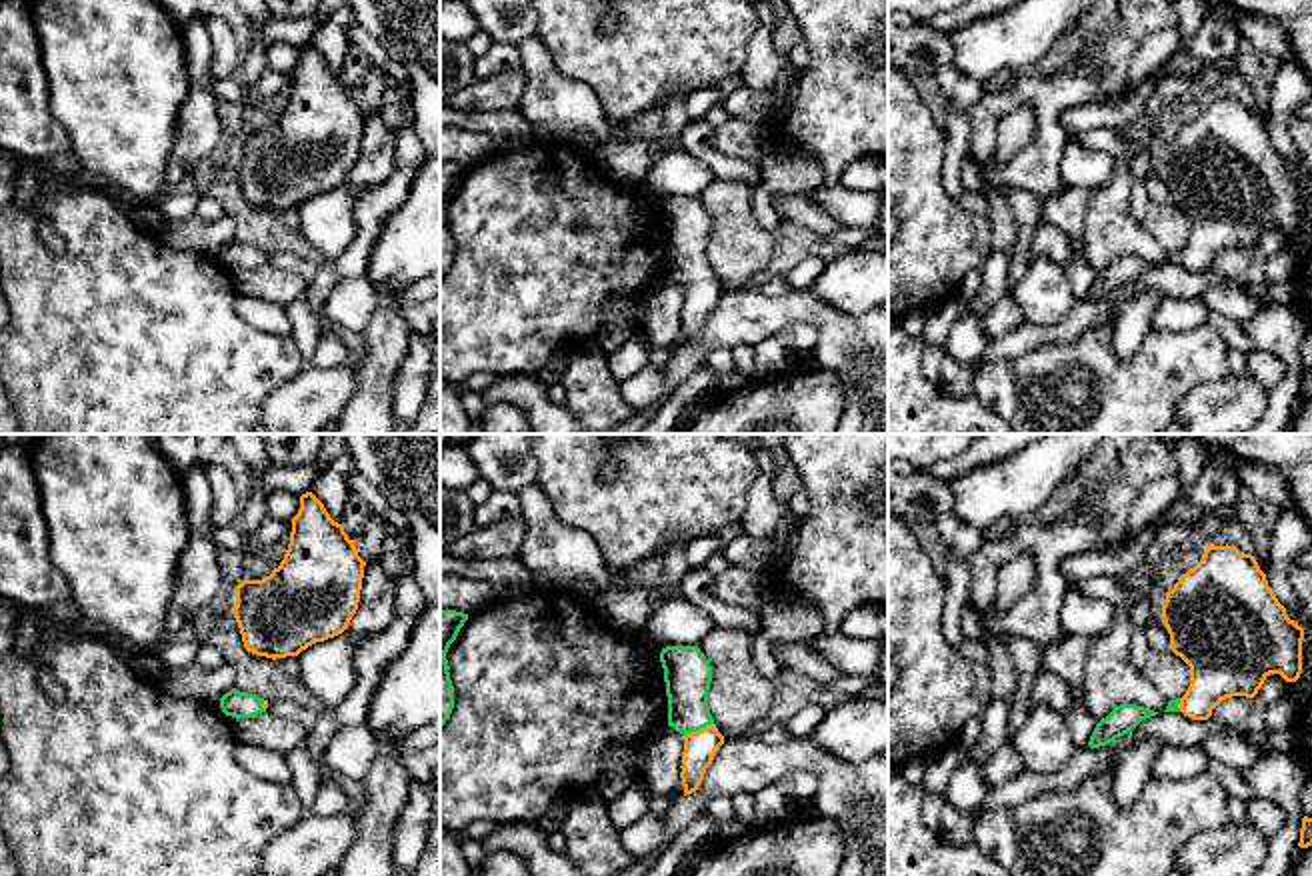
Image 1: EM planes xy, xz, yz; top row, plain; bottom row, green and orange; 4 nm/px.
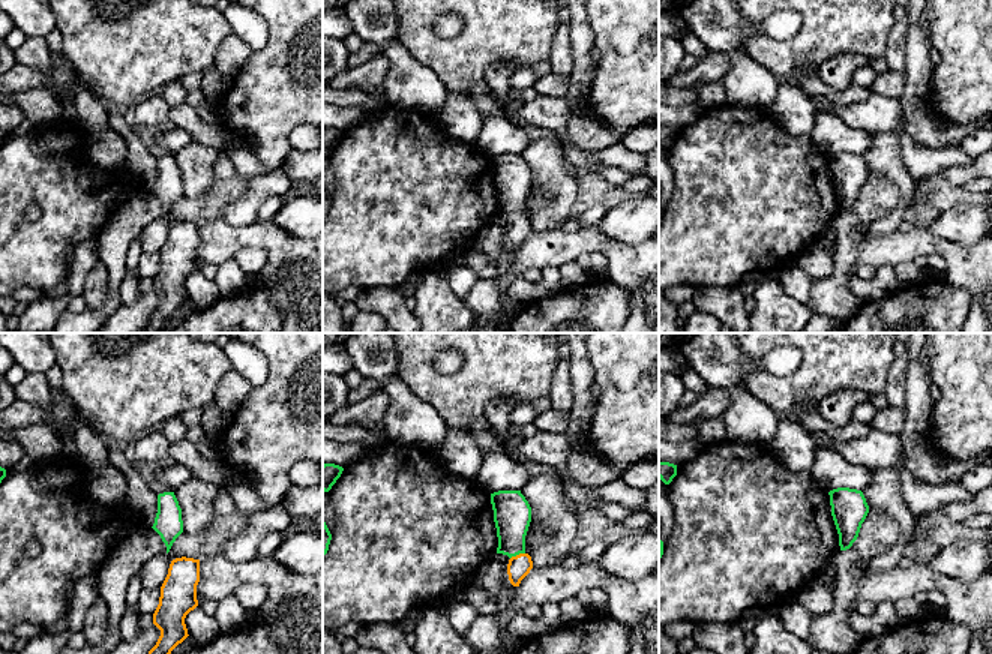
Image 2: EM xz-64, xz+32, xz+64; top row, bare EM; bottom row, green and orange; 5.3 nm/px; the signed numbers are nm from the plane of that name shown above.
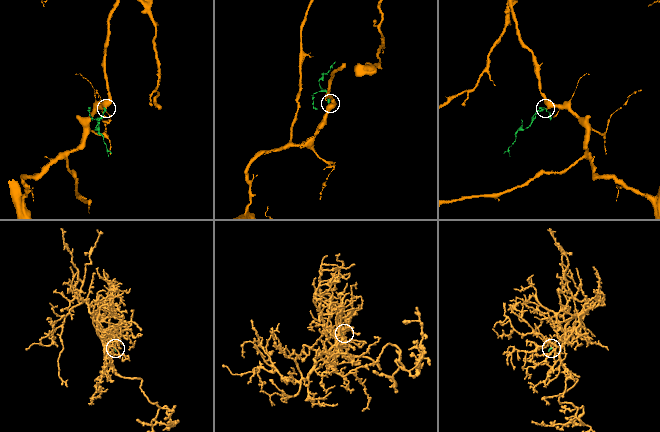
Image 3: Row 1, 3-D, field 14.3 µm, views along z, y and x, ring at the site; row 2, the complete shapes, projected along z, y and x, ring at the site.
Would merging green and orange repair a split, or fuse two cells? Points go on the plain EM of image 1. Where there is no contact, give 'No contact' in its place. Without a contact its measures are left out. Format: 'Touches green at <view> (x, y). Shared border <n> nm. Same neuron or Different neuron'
Touches green at xz (696, 282). Shared border 140 nm. Same neuron

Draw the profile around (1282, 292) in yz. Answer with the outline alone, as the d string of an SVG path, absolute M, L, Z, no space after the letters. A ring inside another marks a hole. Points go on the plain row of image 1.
M1298 268L1292 272L1292 276L1280 284L1272 284L1266 280L1262 288L1262 298L1268 304L1290 304L1294 300L1294 290L1298 286L1300 272Z

